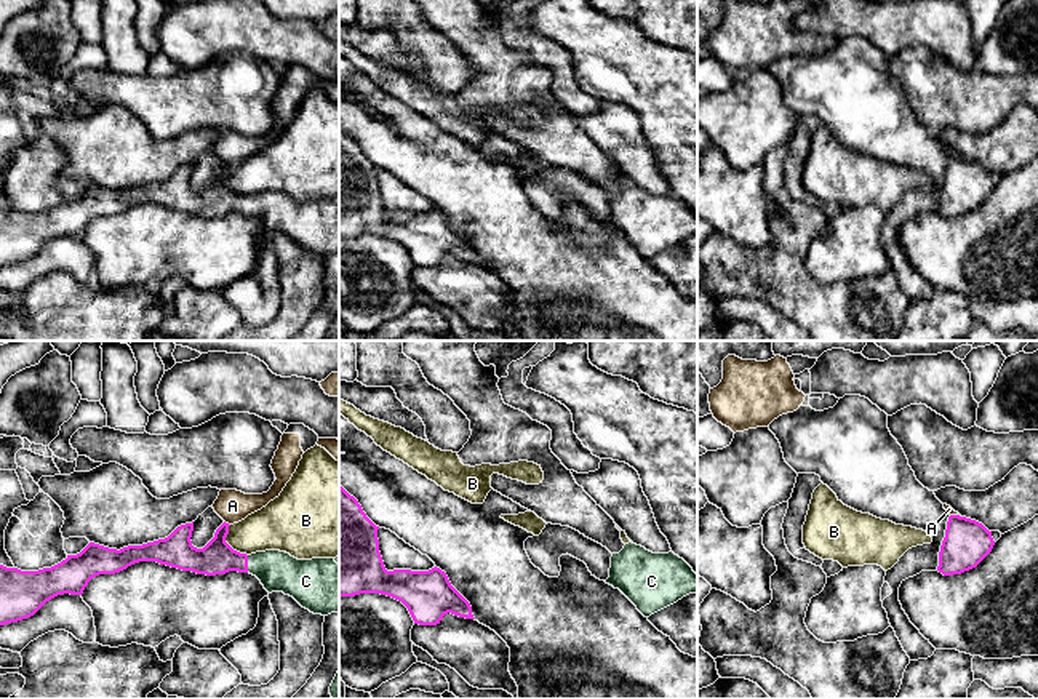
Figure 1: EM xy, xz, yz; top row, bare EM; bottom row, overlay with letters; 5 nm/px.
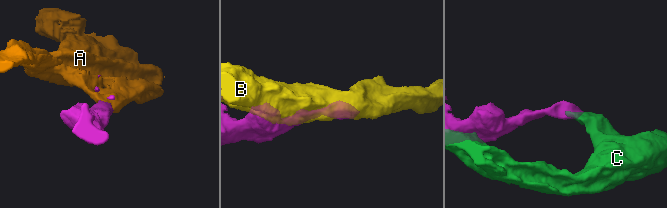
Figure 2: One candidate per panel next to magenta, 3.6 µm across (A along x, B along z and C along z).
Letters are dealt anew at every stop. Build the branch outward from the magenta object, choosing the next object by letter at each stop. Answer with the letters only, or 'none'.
C

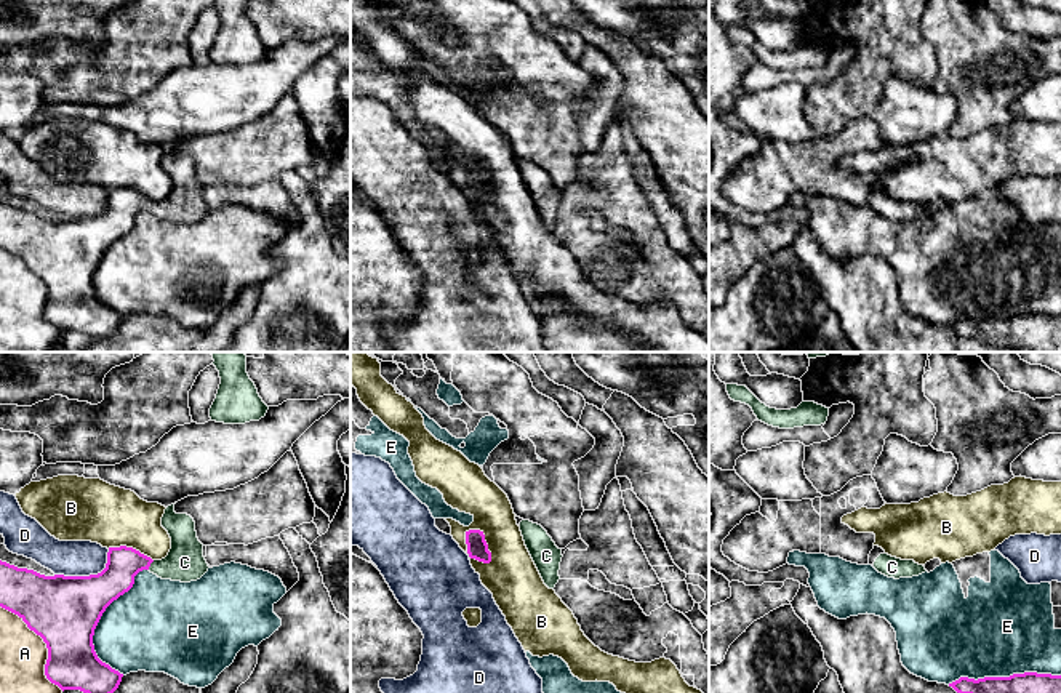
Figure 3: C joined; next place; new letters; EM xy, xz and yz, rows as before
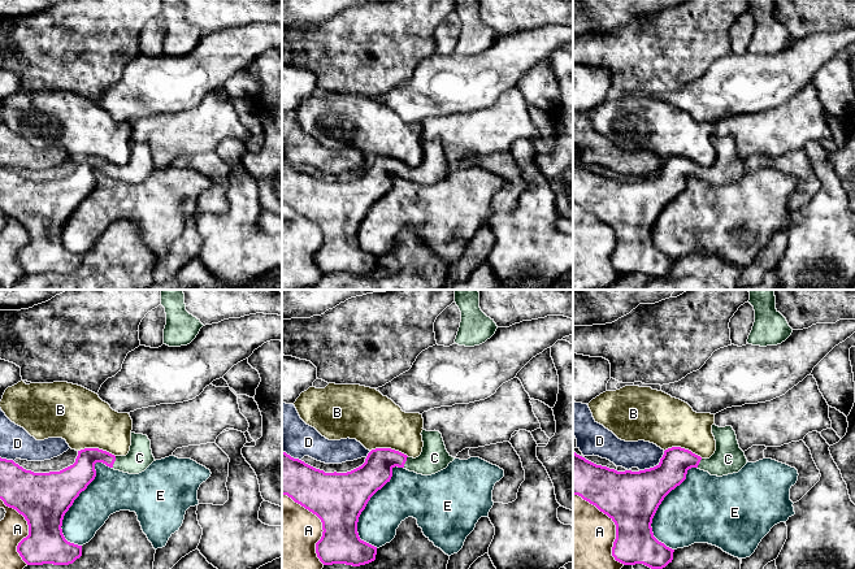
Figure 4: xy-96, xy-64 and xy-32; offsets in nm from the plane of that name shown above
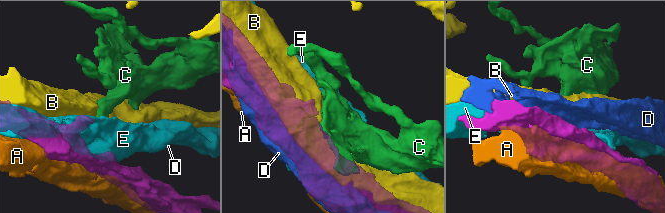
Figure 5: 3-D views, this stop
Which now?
C

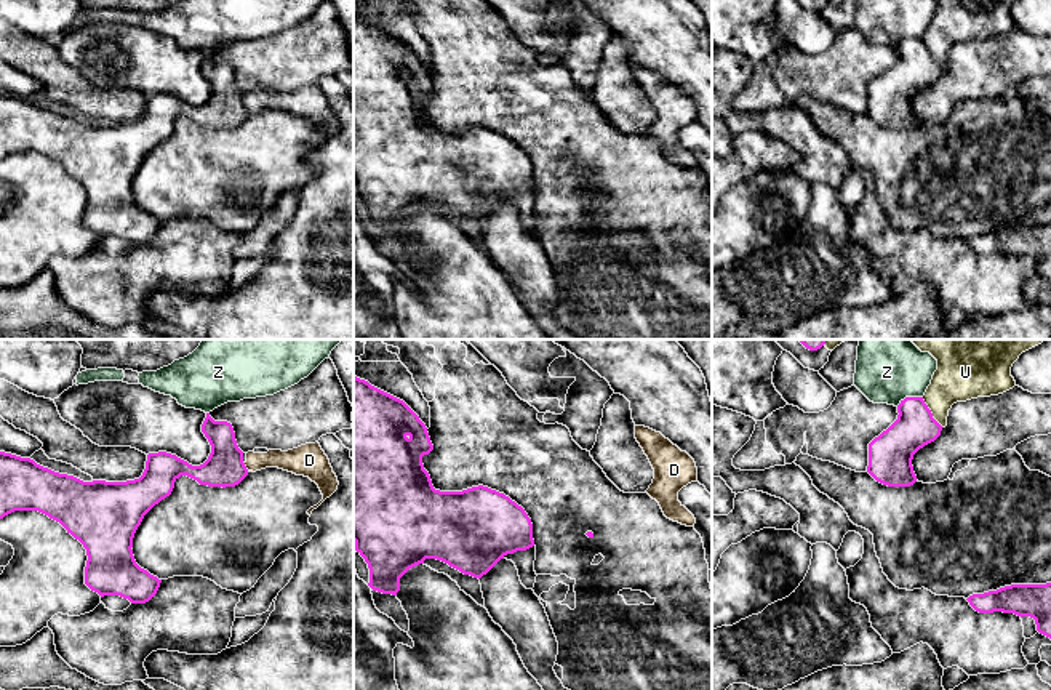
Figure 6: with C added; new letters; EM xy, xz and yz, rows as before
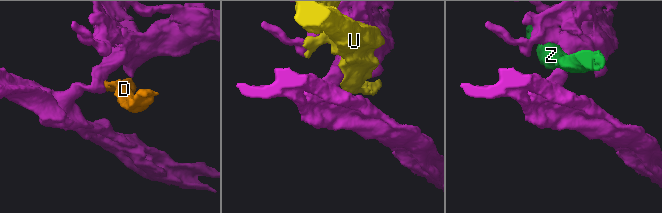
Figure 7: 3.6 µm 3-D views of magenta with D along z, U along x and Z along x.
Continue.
none

